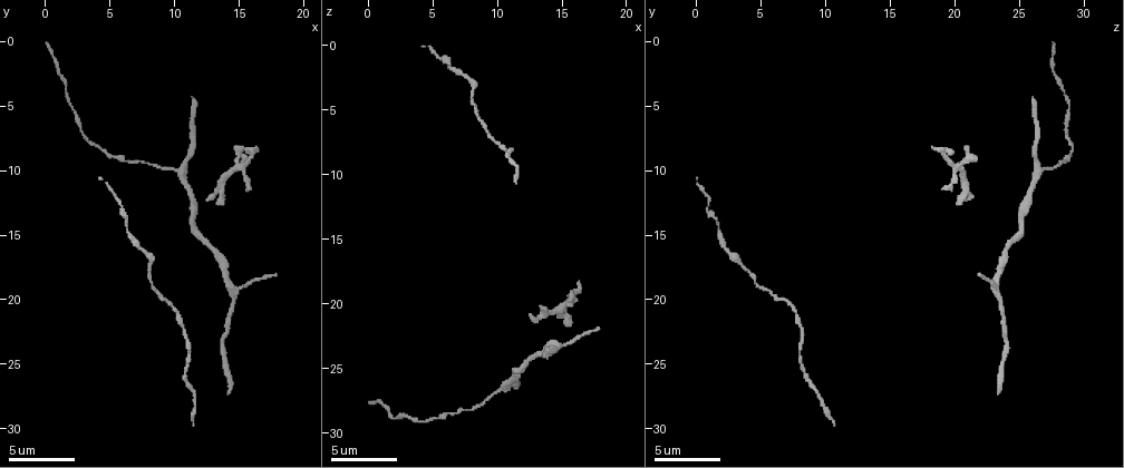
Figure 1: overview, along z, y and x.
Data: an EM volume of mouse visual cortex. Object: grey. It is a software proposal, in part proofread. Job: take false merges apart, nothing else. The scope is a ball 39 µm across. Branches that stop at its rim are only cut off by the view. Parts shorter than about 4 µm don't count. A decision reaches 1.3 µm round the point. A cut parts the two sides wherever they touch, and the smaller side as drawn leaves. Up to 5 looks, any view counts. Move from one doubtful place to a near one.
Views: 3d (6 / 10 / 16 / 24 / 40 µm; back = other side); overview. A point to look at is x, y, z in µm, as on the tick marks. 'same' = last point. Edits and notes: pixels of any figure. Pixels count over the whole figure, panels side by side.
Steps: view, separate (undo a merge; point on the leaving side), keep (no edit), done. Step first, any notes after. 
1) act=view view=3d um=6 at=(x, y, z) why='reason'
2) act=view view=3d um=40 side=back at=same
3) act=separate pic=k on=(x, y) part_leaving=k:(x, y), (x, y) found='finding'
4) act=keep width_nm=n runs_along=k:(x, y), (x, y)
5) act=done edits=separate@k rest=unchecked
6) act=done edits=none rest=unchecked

act=view view=3d um=10 at=(4.4, 8.4, 29.0) why='a narrow waist'

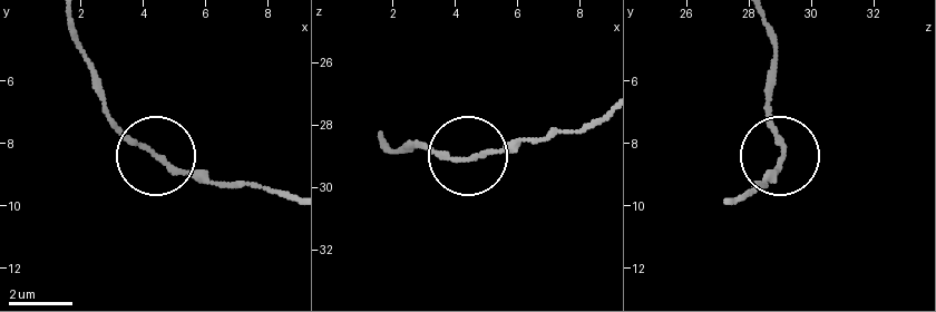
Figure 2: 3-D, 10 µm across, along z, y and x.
act=keep runs_along=2:(733, 198), (773, 177), (781, 145), (773, 91) found='continuous, no second cell'

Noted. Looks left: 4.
act=view view=3d um=10 at=(11.6, 13.2, 25.2)

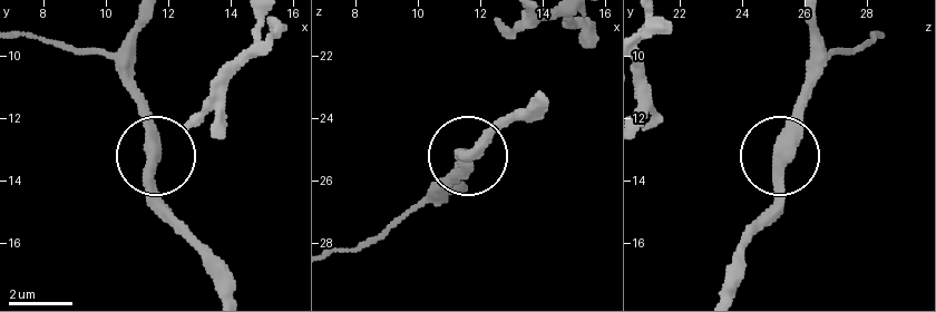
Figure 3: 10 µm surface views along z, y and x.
act=view view=3d um=6 at=(11.4, 13.0, 25.2) why='closer look'

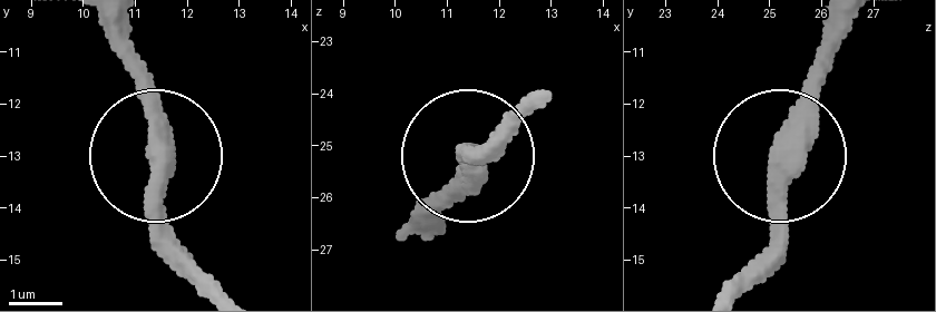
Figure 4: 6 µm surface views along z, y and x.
act=keep side_arm_um=10 runs_along=4:(740, 285), (780, 232), (780, 138), (820, 19) found='one cell here'

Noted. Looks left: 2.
act=view view=3d um=10 at=(12.8, 12.0, 21.0) why='narrows sharply'

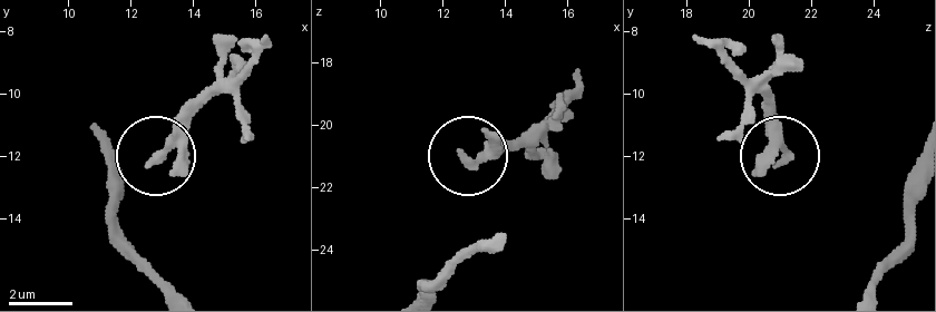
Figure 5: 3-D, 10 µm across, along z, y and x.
act=view view=3d um=6 at=(12.9, 12.0, 21.2)

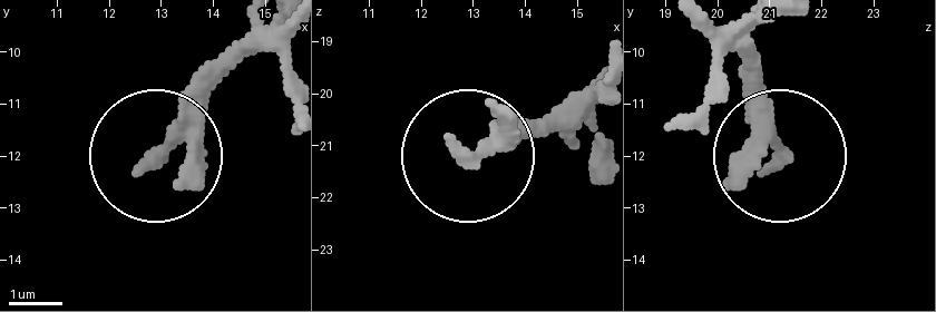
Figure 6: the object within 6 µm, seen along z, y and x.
act=keep found='one cell here'

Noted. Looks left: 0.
act=done edits=none rest=unchecked

